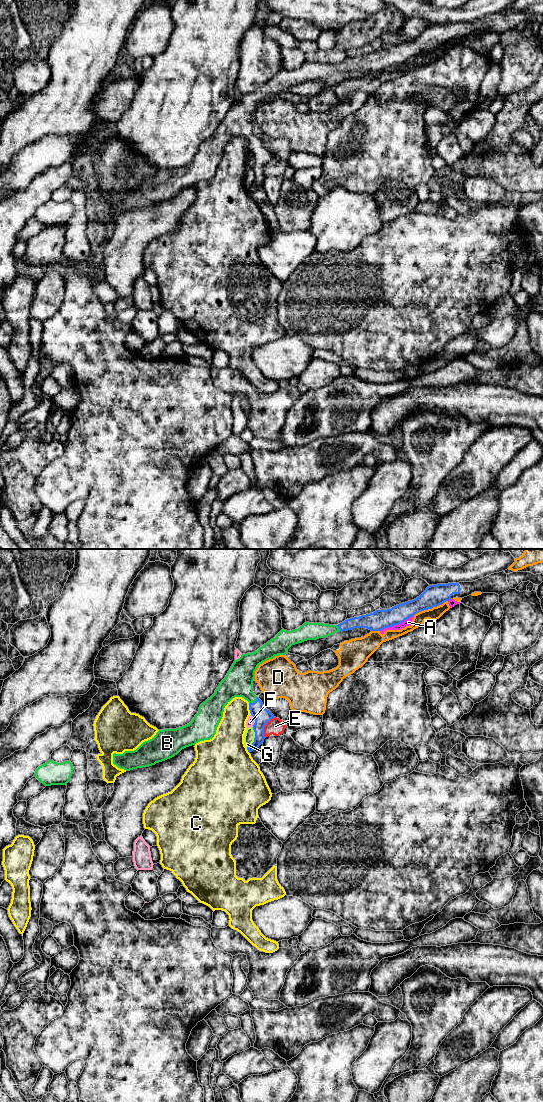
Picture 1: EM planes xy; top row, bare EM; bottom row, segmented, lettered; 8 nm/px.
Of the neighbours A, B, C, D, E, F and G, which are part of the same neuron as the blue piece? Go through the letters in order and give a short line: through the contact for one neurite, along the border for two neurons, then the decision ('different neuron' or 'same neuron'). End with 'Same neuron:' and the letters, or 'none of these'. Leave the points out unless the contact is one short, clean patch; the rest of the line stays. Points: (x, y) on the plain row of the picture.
A: different neuron
B: same neuron
C: different neuron
D: different neuron
E: xy (274, 157), (264, 166), (265, 177) | different neuron
F: xy (251, 154), (254, 160), (253, 167) | different neuron
G: xy (253, 168), (254, 181), (247, 187) | different neuron
Same neuron: B

